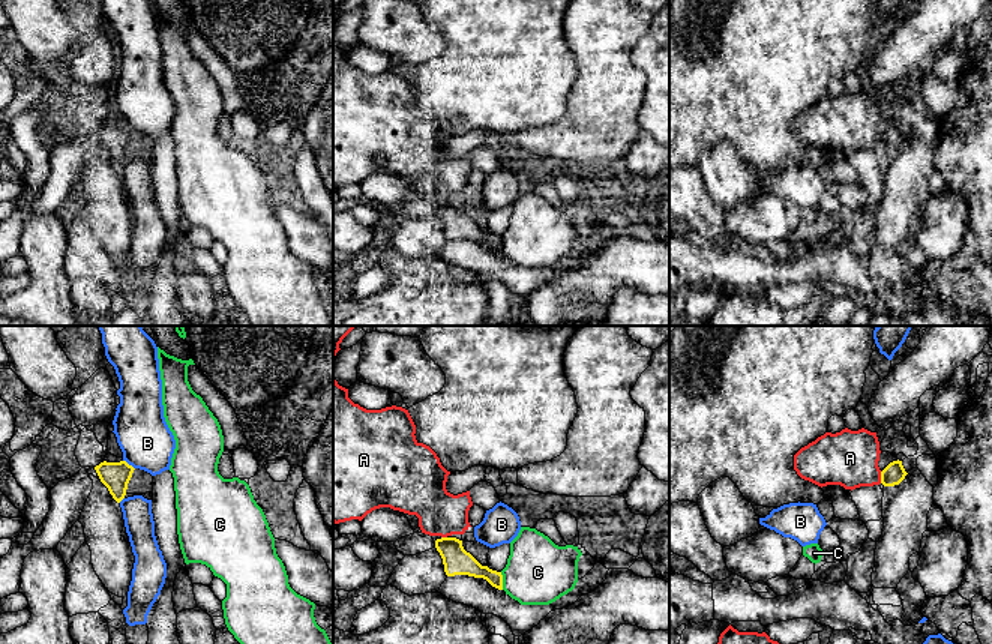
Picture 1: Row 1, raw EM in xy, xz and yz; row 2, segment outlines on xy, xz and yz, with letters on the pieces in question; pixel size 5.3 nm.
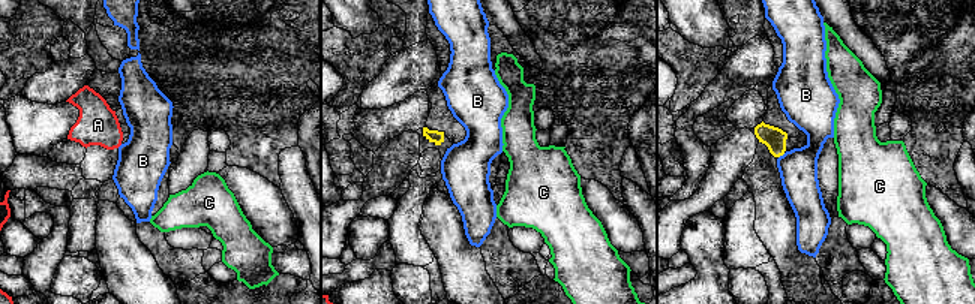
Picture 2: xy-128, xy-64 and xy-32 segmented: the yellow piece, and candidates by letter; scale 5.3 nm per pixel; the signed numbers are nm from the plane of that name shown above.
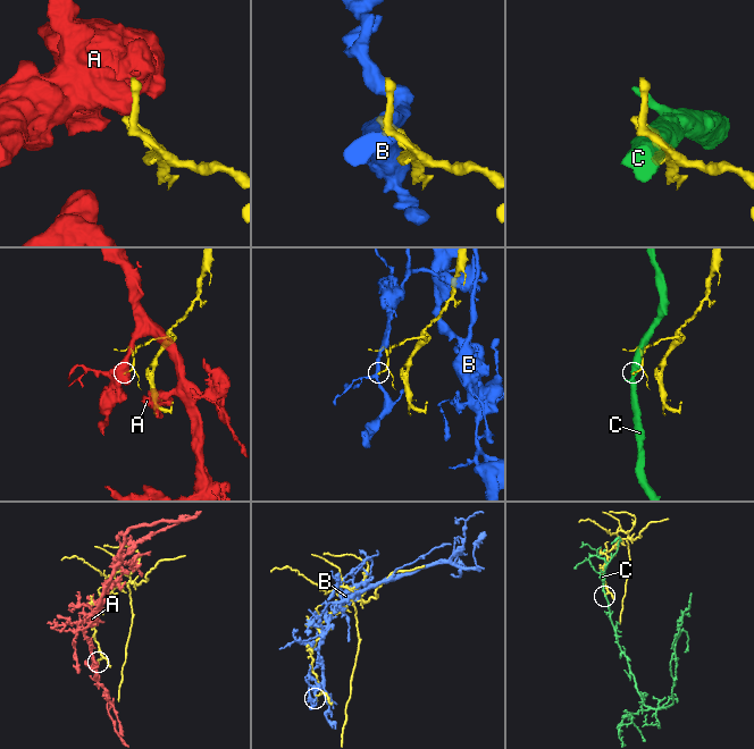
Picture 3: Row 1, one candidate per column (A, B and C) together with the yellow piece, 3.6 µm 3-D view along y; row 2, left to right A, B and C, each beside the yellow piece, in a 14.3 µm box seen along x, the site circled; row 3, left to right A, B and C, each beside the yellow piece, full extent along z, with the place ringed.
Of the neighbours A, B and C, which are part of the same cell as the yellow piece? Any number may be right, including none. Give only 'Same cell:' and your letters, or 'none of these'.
Same cell: none of these

